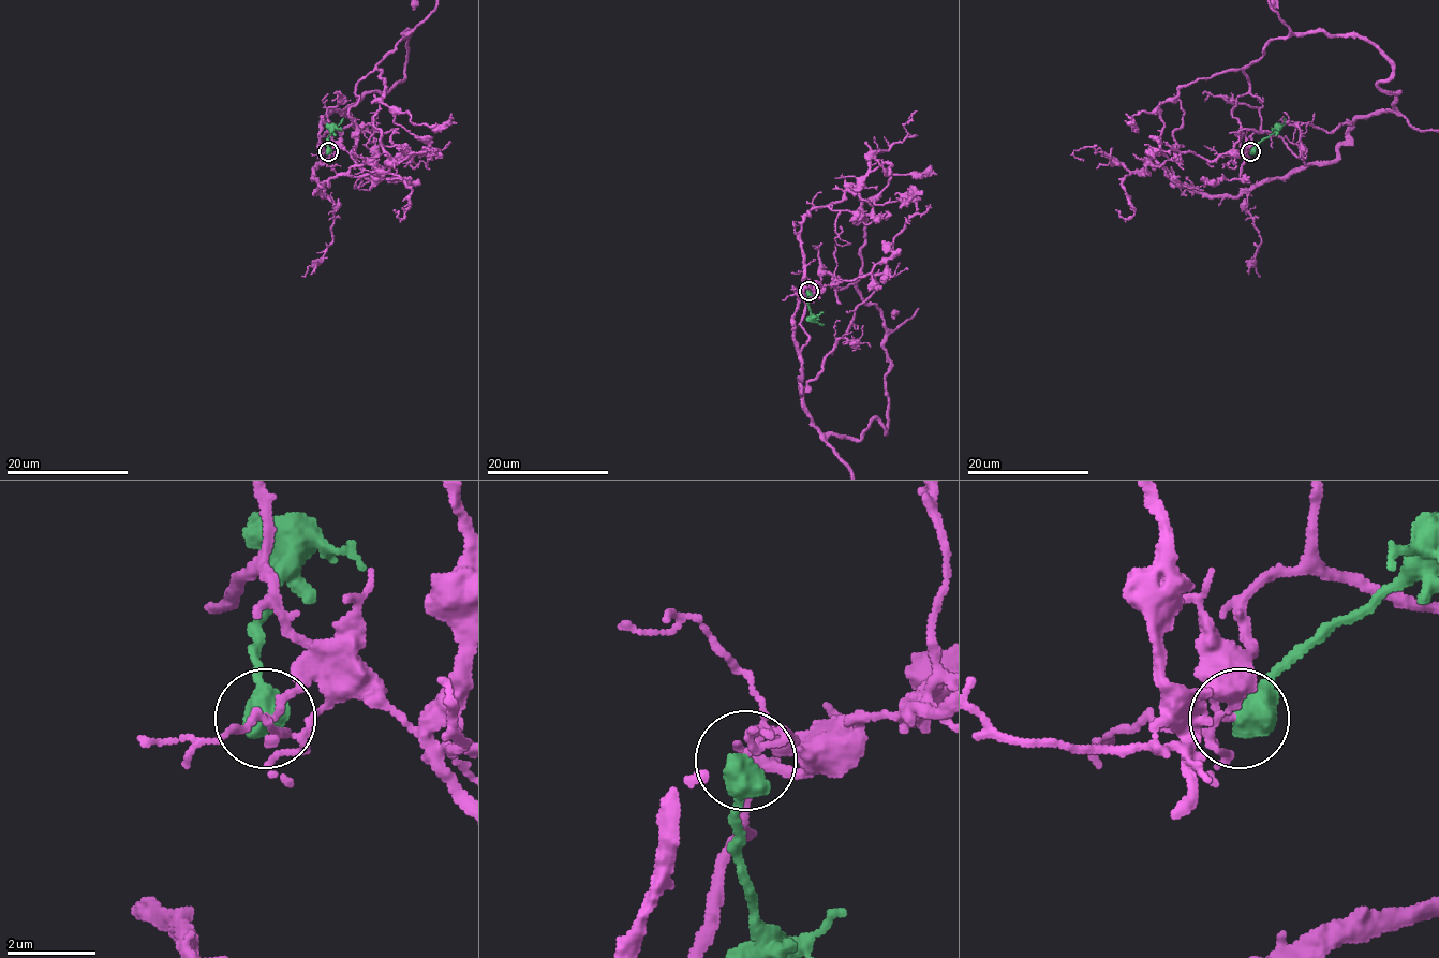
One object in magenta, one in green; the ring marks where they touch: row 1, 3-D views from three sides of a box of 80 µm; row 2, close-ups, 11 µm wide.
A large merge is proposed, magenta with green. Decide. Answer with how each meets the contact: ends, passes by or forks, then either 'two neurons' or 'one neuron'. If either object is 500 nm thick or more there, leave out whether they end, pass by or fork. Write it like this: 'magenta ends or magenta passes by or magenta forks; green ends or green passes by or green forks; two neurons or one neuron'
two neurons

